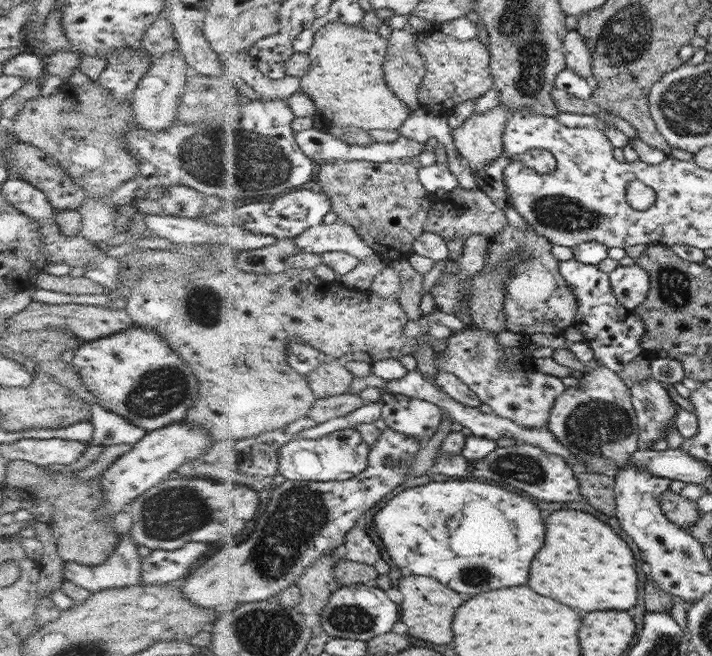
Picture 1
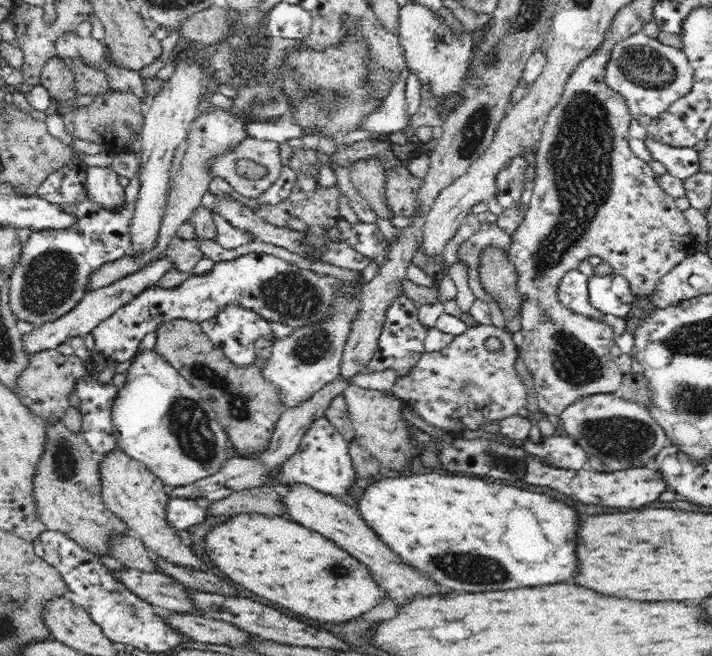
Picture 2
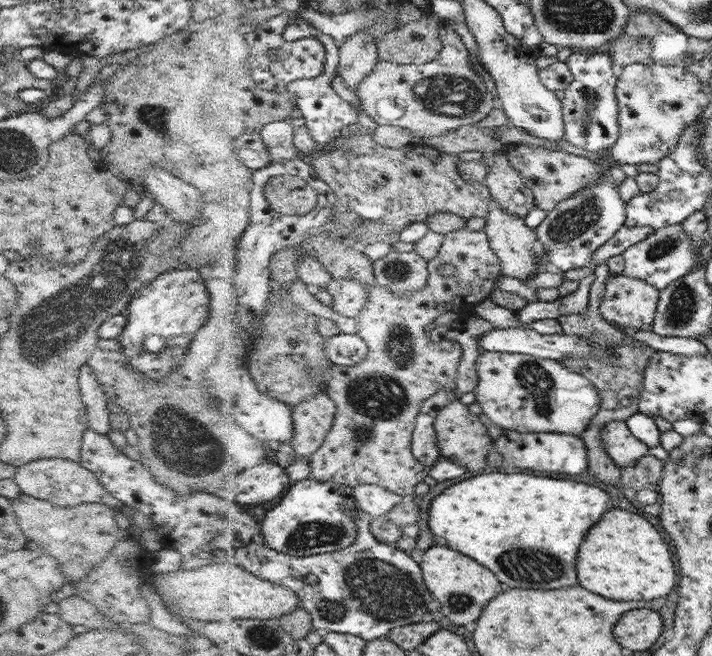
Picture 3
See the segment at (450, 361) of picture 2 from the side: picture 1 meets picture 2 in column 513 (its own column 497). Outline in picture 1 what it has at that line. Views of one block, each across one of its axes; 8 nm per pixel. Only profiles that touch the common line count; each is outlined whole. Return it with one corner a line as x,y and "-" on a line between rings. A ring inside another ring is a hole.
469,327
458,335
452,335
447,349
435,353
434,362
439,370
457,374
463,379
482,403
488,404
492,412
502,418
514,420
524,428
547,428
551,410
566,386
560,378
537,370
510,370
502,362
508,362
506,349
496,341
494,332

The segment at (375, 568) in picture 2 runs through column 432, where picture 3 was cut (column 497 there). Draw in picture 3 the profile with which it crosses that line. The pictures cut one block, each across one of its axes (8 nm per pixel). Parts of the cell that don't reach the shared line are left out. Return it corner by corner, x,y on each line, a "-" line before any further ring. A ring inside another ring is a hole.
435,544
424,552
421,565
430,591
443,605
441,612
456,625
466,626
466,624
476,622
482,608
496,594
502,592
500,580
490,570
486,570
484,566
474,562
466,554
460,554
448,546
436,546

